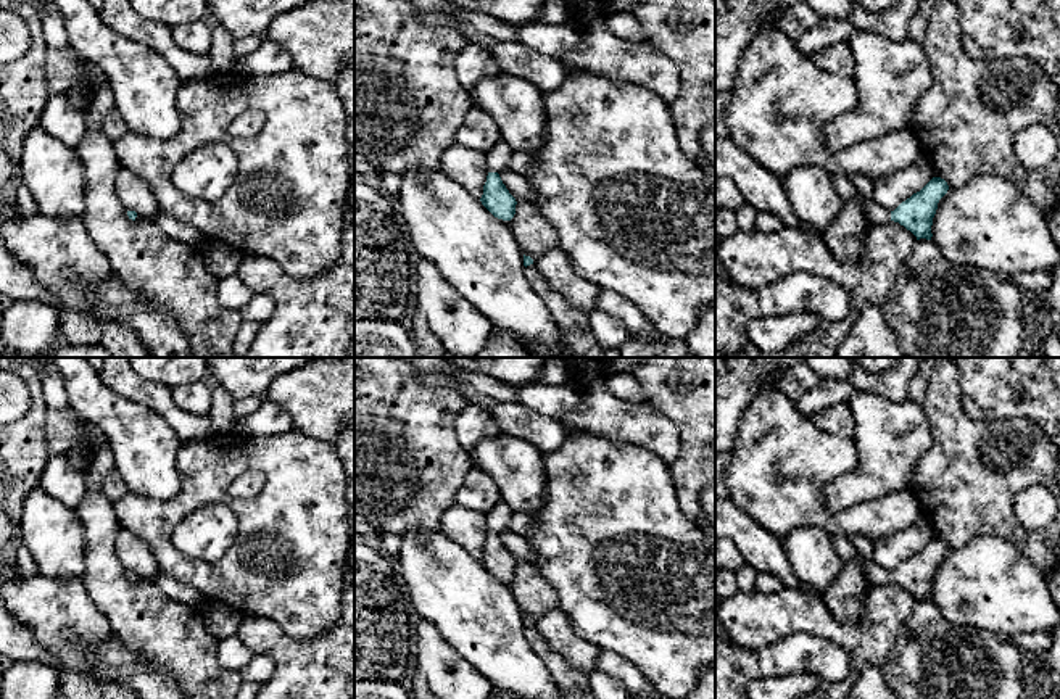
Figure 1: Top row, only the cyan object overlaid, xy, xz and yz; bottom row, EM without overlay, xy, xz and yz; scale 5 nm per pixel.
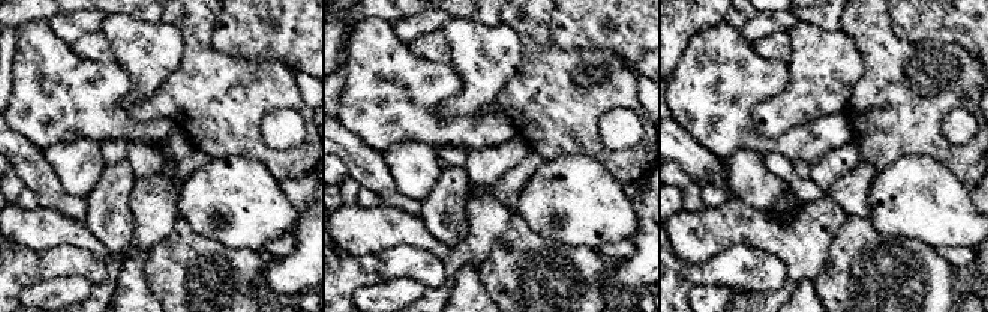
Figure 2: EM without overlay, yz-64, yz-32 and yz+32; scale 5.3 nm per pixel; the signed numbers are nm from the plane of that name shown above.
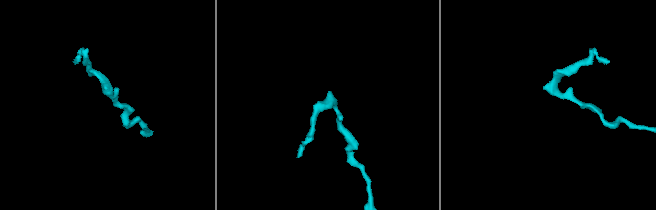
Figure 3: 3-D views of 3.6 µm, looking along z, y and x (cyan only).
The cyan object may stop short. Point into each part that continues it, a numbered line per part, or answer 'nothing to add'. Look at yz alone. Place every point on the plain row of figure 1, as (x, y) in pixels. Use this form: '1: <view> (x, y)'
1: yz (875, 575)

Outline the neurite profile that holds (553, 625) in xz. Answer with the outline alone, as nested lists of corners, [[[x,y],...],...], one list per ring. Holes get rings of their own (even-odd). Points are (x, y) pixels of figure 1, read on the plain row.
[[[559,607],[543,614],[536,622],[536,630],[572,667],[586,673],[588,676],[596,670],[596,659],[601,649],[582,639],[572,630],[565,614]]]

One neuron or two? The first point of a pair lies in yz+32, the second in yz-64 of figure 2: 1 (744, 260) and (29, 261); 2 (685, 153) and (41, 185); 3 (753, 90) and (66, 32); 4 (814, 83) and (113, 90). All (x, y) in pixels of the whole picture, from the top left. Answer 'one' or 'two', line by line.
1: one
2: one
3: two
4: two

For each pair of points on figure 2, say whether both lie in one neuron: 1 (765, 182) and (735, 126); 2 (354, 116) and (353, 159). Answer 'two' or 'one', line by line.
1: two
2: two

